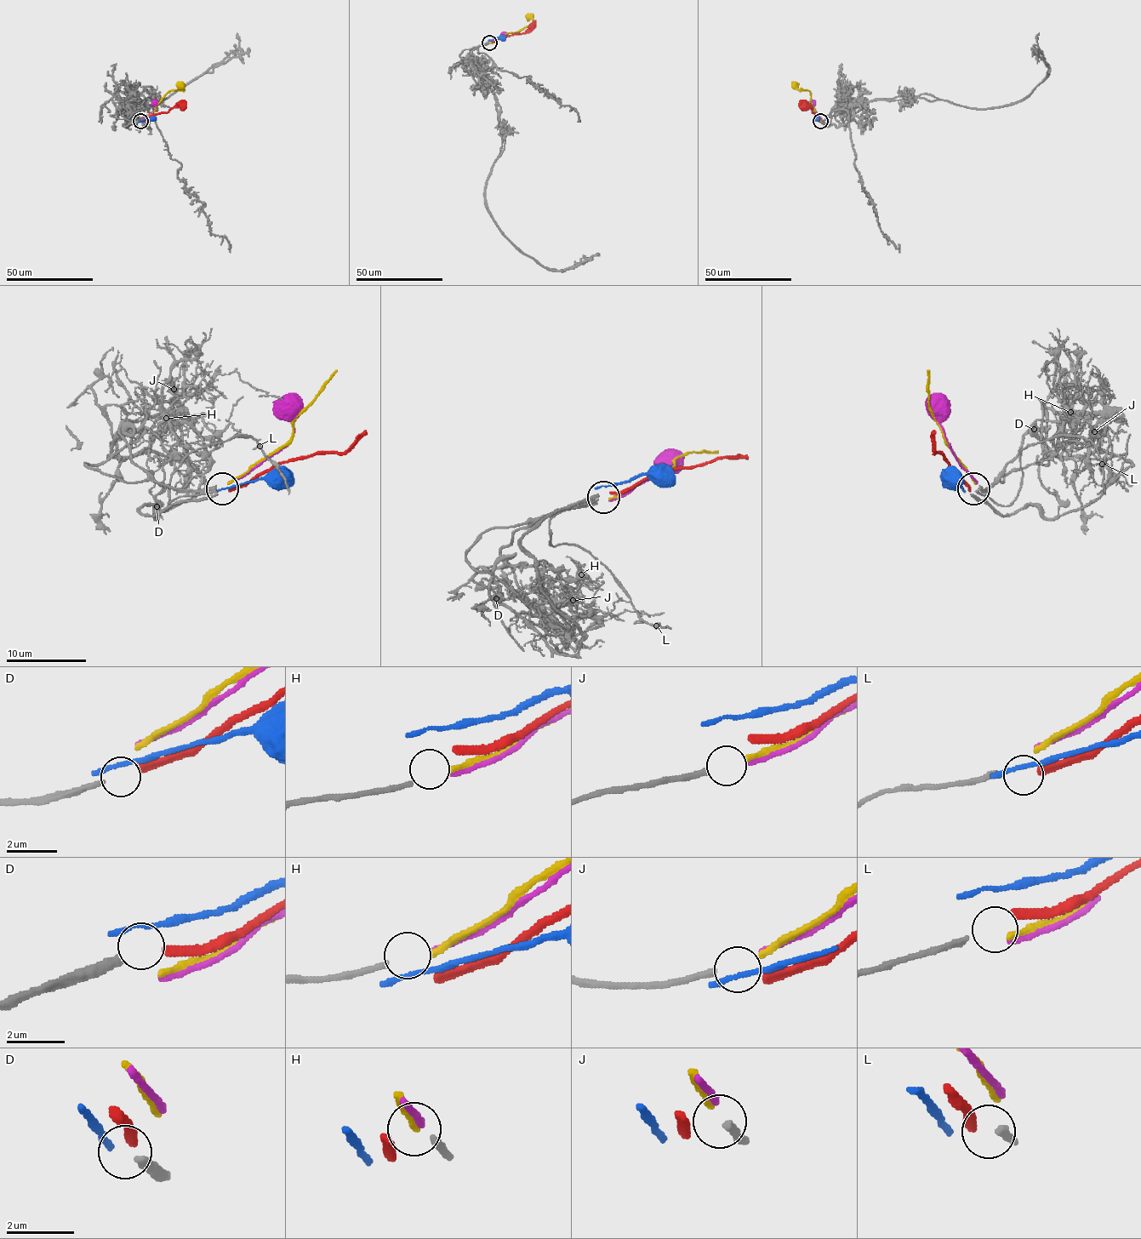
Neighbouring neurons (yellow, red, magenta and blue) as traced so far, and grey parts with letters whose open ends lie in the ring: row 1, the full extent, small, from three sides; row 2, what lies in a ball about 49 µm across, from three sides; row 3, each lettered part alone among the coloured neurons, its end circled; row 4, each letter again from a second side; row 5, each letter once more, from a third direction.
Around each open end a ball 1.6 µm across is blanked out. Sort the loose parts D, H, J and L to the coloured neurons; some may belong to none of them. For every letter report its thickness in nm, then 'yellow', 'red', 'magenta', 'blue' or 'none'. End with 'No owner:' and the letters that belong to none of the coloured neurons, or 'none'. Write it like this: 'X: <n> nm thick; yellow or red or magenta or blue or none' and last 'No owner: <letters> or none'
D: 260 nm thick; red
H: 190 nm thick; magenta
J: 220 nm thick; yellow
L: 200 nm thick; none
No owner: L

